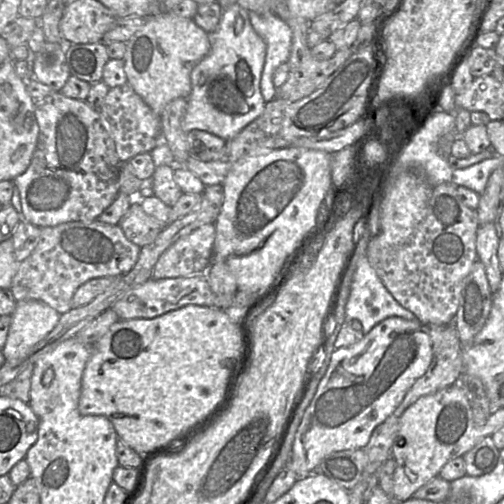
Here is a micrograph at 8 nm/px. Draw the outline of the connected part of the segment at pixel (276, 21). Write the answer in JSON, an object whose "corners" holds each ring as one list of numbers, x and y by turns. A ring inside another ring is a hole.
{"corners":[[249,12,252,27,266,44,266,57,262,71,260,88,265,103,276,97,273,74,283,63,288,62,292,46,292,30,276,14,260,15]]}

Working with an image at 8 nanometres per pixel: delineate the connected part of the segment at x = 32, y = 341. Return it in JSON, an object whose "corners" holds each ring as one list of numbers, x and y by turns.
{"corners":[[19,301,13,312,3,355,6,361,24,358,57,325,61,314,42,301]]}

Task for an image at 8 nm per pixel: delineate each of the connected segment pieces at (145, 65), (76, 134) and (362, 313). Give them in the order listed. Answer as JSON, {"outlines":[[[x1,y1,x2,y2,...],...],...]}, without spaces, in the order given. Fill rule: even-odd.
{"outlines":[[[172,12,150,17,126,42,124,70,127,83,154,113,161,116,172,100,188,98,191,93,192,69,210,50,211,35,193,19,179,17]],[[53,92,44,99,35,101,35,107,36,107,36,118,39,125,39,138,37,146,34,151,31,163,27,168,27,170,13,180,14,186,16,186,20,192,22,219,26,220,27,222,39,228,54,227,59,224,72,221,86,222,97,219,103,213,103,211,106,210,113,203,113,201,120,192,119,172,121,165,123,164,116,153,115,143,113,139,110,137,110,135,103,126,99,111,96,111,95,109,90,107,90,105,86,102,86,100,83,101,68,98,64,96,62,92]],[[363,256,357,262,351,284,349,299,345,307,345,323,351,324,353,320,358,320,362,324,362,332,368,334,377,324,389,317,399,317,408,321,418,321,416,317,406,308,401,306,387,290,374,268,370,265,367,256]]]}

